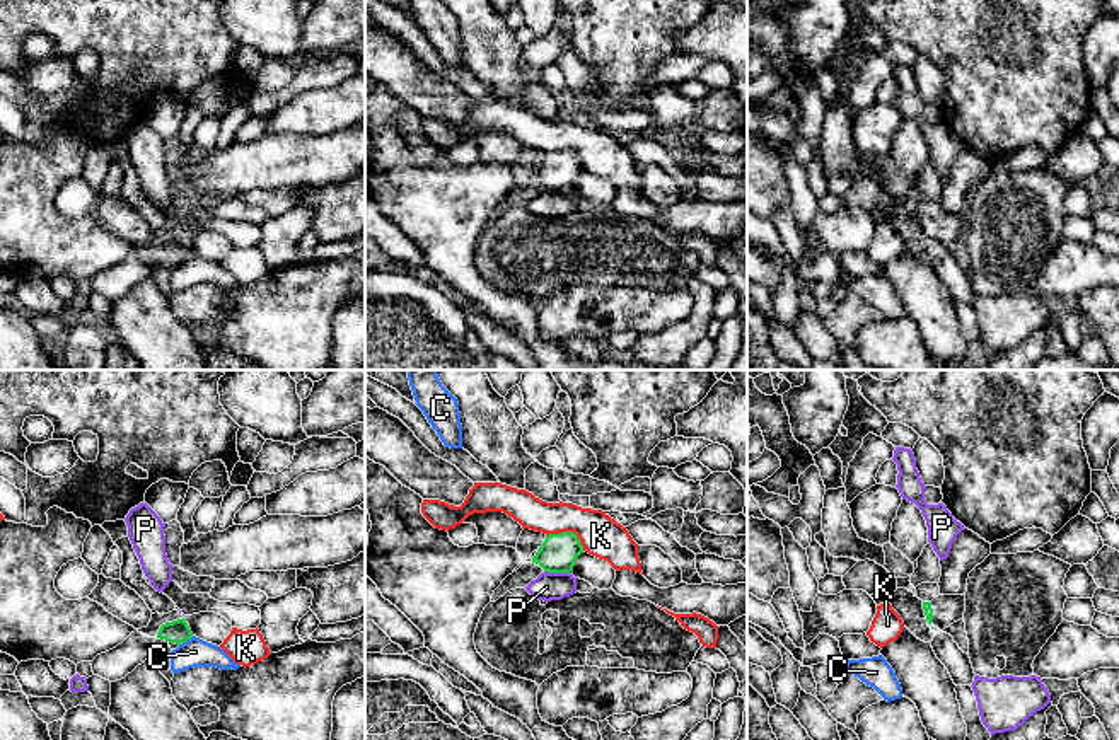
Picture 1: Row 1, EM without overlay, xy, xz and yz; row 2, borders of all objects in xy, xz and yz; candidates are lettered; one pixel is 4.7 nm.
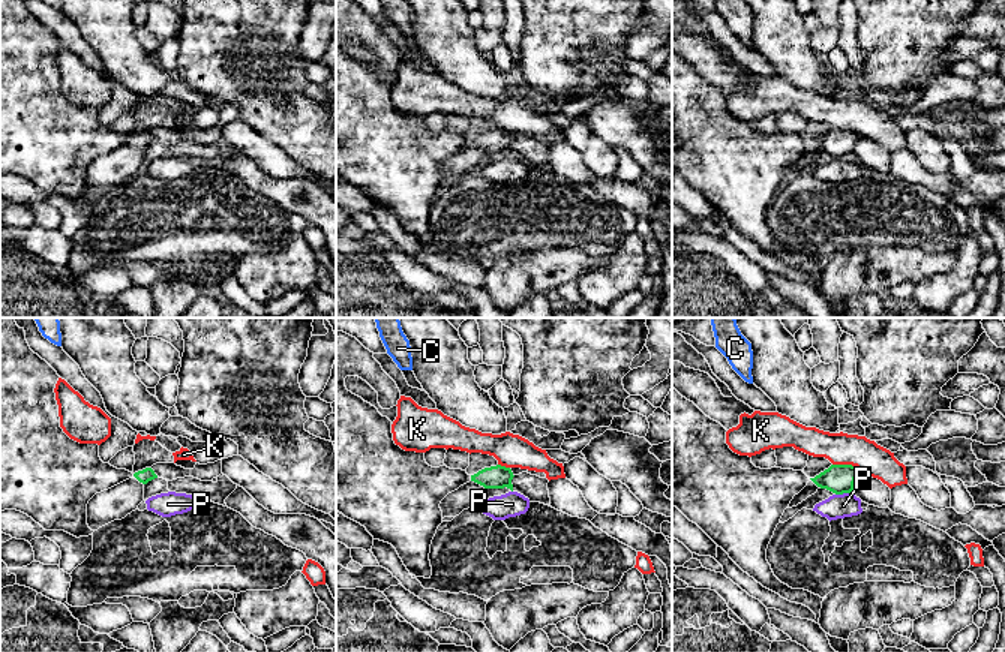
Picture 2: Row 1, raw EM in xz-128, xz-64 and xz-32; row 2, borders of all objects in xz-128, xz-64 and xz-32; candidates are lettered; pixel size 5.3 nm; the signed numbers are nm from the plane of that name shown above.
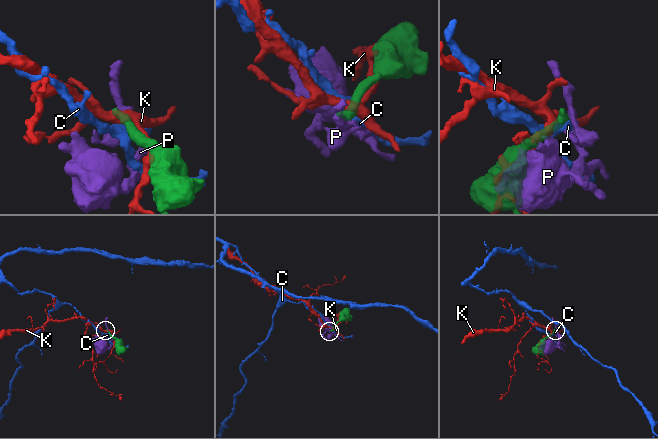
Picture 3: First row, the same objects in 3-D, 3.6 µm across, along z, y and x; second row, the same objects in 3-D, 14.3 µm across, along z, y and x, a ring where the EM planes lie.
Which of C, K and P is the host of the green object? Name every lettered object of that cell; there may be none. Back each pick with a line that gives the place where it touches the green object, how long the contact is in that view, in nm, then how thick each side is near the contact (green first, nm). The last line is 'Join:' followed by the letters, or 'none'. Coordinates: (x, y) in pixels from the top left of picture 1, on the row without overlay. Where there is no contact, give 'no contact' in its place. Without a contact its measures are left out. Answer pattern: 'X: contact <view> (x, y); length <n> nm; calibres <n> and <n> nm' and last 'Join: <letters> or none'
Join: none

